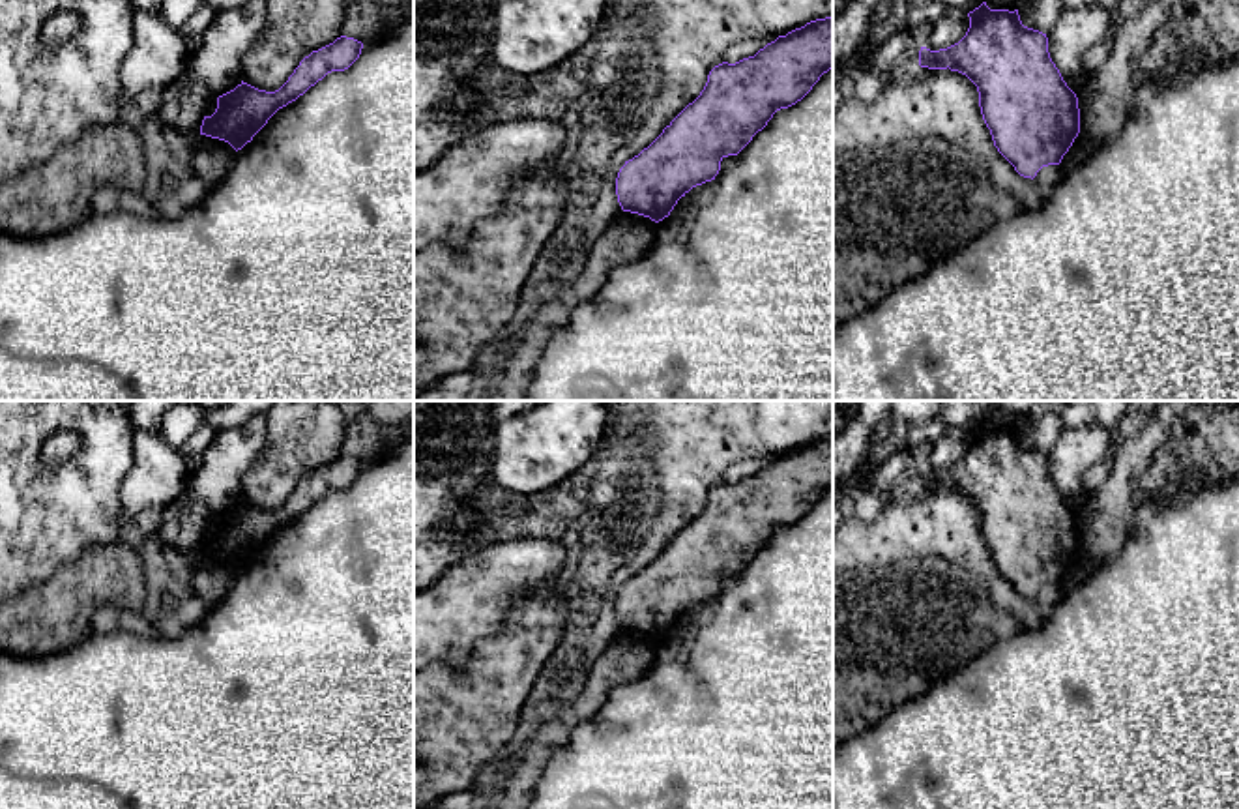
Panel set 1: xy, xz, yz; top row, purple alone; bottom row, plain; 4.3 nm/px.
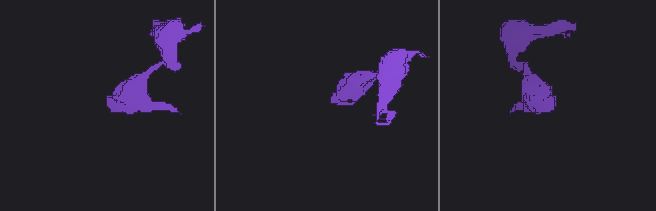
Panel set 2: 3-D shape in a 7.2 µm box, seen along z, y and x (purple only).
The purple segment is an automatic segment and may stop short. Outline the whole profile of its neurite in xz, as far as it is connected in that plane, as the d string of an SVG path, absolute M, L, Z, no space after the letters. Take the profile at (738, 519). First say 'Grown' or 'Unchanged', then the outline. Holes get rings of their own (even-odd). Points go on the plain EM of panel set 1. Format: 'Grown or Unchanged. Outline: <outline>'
Unchanged. Outline: M833 434L779 455L754 476L715 485L700 515L638 575L625 581L616 597L623 631L659 642L692 607L715 599L721 581L737 575L773 534L801 521L833 487Z

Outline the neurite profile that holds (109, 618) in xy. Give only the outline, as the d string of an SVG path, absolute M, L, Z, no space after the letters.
M103 605L92 616L92 633L131 633L140 637L153 637L157 635L157 627L144 616L142 610L133 610L120 605Z

